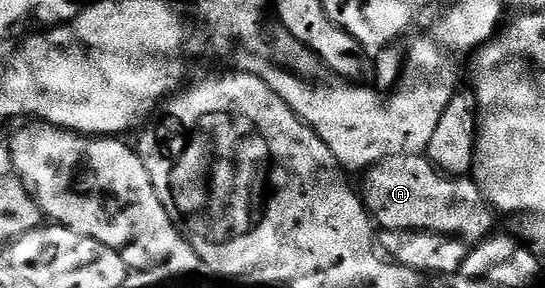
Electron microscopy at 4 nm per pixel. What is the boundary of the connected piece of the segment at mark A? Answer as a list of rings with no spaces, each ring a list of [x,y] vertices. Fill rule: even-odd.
[[[425,155],[384,158],[365,169],[362,178],[362,202],[379,229],[387,232],[442,232],[467,242],[485,240],[495,231],[496,213],[473,179],[445,176]]]

